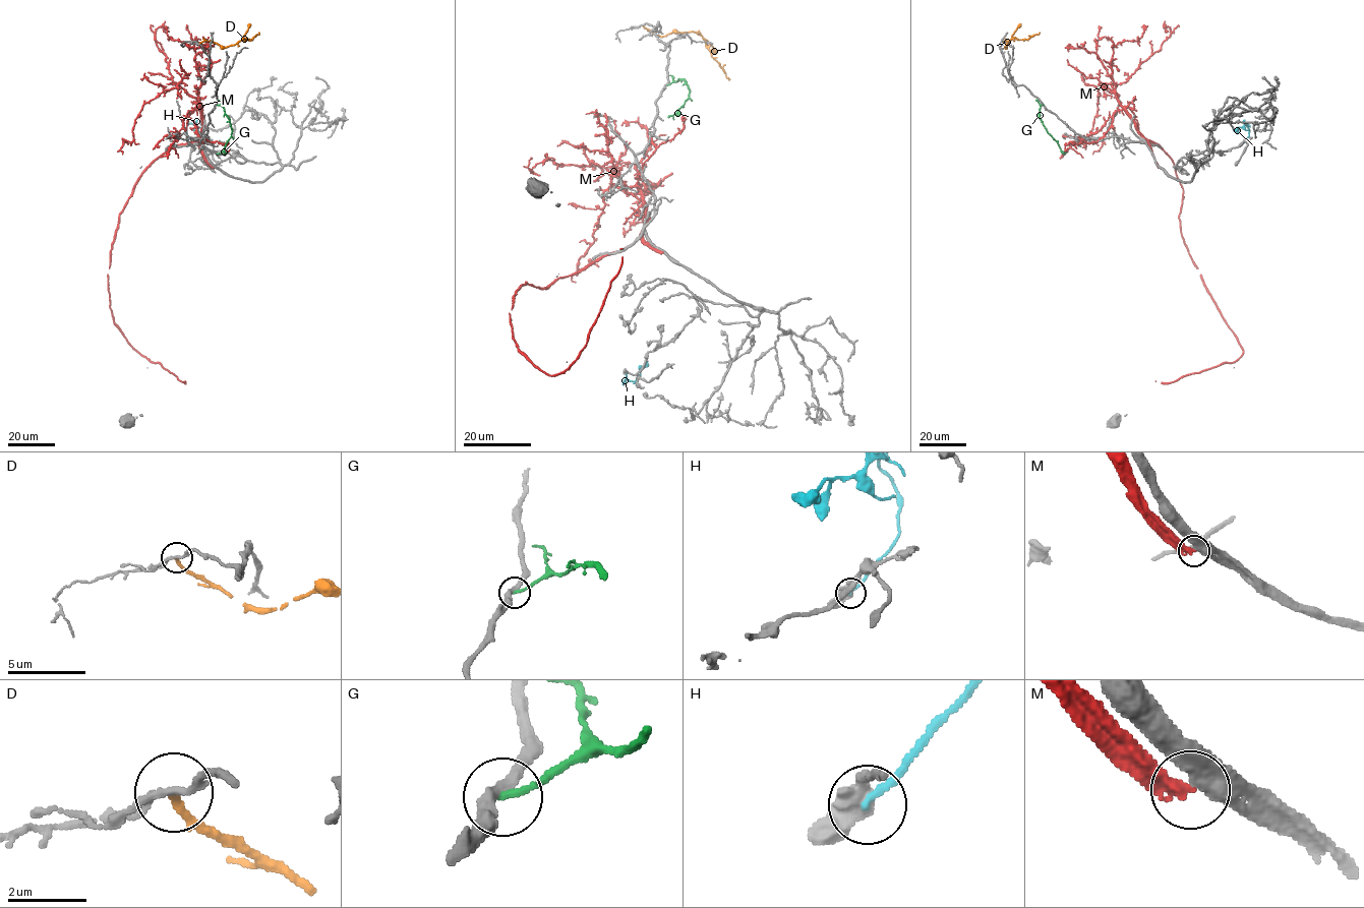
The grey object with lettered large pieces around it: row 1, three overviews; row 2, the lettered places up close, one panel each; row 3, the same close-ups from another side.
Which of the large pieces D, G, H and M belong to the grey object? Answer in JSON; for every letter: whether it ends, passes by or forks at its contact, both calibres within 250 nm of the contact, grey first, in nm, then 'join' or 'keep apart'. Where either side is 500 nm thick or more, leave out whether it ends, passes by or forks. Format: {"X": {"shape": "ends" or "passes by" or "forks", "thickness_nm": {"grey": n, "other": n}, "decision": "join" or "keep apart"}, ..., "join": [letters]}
{"D": {"shape": "ends", "thickness_nm": {"grey": 160, "other": 200}, "decision": "keep apart"}, "G": {"shape": "ends", "thickness_nm": {"grey": 280, "other": 180}, "decision": "keep apart"}, "H": {"thickness_nm": {"grey": 500, "other": 170}, "decision": "keep apart"}, "M": {"shape": "ends", "thickness_nm": {"grey": 360, "other": 360}, "decision": "keep apart"}, "join": []}

